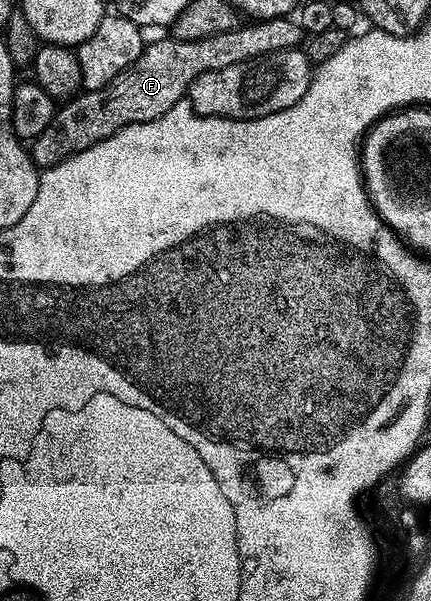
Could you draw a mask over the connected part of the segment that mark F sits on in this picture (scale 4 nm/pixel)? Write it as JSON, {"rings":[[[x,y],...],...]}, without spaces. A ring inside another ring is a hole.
{"rings":[[[286,16],[243,23],[233,31],[200,41],[166,39],[167,41],[155,41],[152,45],[150,42],[143,54],[125,71],[121,71],[117,79],[100,89],[80,92],[70,101],[60,104],[55,110],[53,123],[49,123],[49,127],[45,127],[45,131],[41,131],[41,135],[30,142],[31,159],[39,167],[61,163],[101,143],[101,139],[111,137],[121,127],[152,121],[165,115],[165,111],[169,111],[173,103],[188,96],[195,77],[209,71],[221,71],[221,67],[233,67],[233,63],[252,61],[266,53],[296,48],[304,37],[303,30],[297,27],[295,20]]]}

